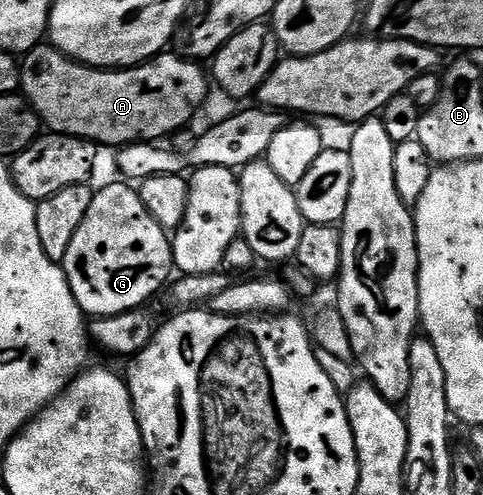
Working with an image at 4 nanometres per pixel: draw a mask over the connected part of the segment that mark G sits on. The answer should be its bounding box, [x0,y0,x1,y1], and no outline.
[61,184,174,318]

